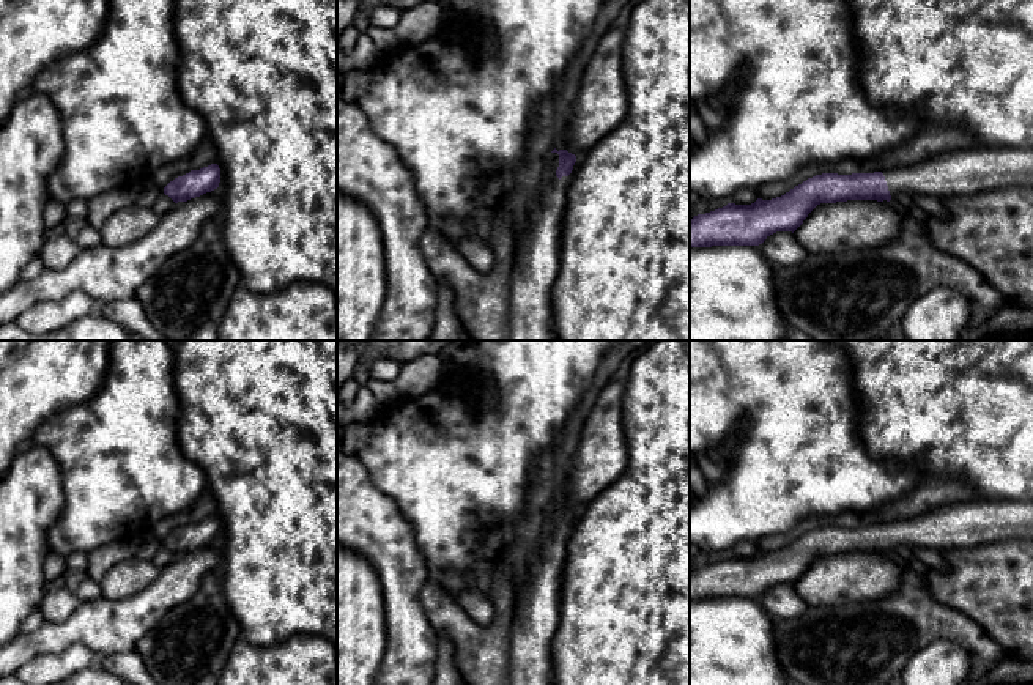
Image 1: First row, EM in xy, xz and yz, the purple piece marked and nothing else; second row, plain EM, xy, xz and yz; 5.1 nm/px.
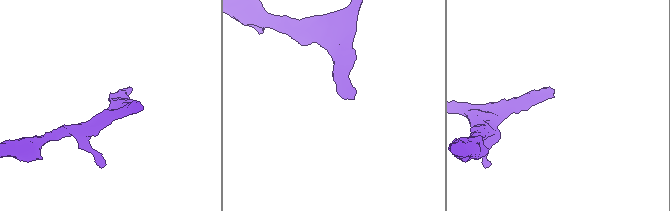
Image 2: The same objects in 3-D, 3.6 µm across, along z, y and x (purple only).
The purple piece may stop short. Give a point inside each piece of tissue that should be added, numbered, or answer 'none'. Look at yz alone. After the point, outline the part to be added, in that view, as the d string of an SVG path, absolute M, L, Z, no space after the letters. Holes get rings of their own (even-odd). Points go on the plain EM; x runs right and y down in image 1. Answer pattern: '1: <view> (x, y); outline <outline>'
1: yz (964, 525); outline M968 501L882 524L891 551L921 546L935 551L1033 539L1031 501Z

